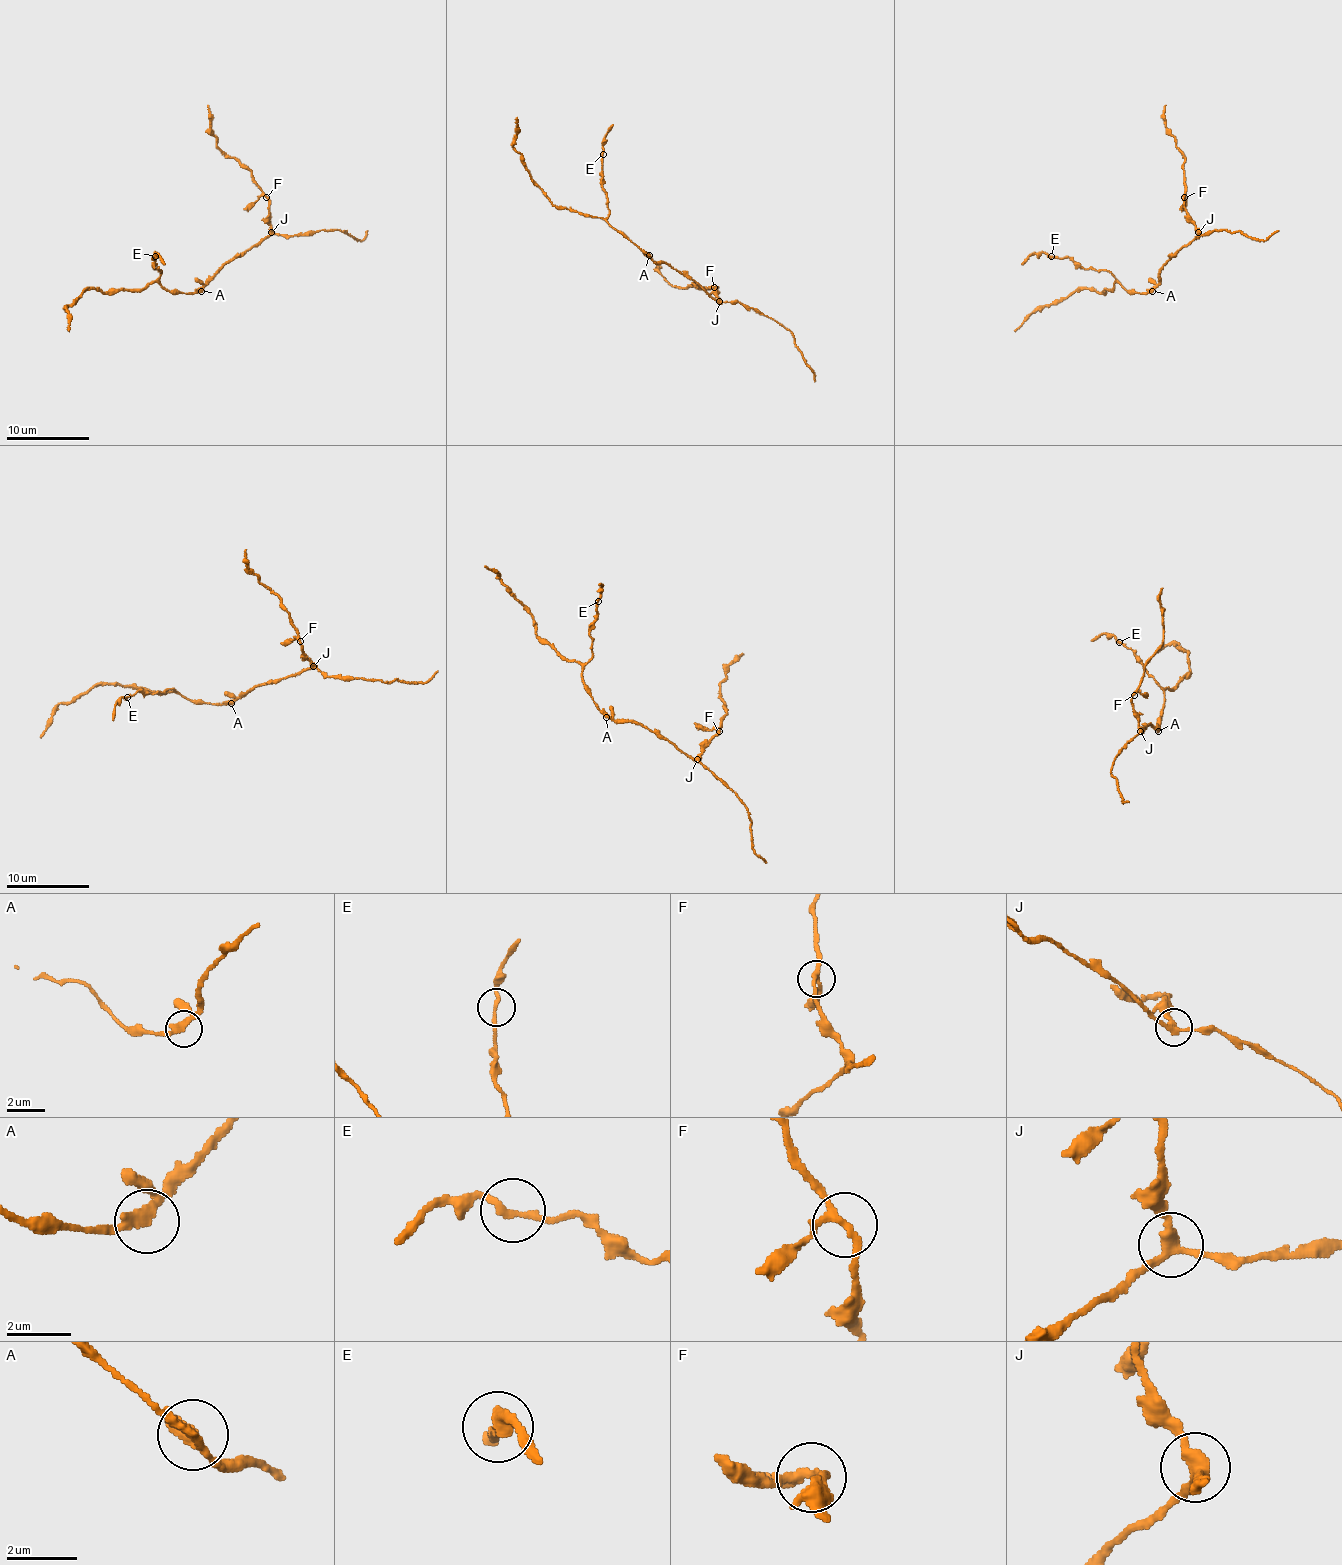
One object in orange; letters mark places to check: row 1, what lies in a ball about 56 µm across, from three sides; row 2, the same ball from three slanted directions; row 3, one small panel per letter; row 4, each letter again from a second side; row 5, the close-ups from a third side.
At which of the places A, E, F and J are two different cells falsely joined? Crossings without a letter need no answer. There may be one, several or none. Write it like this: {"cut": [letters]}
{"cut": []}

